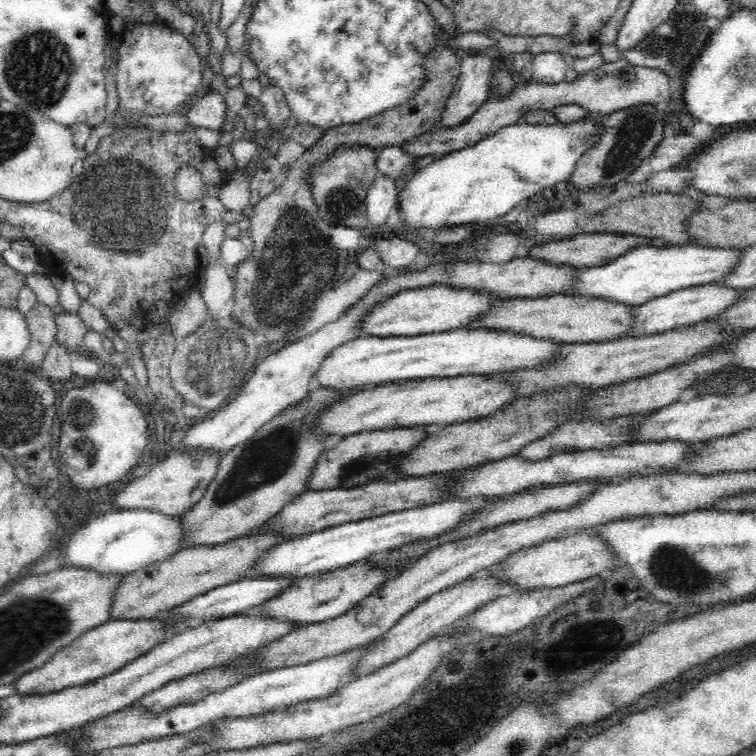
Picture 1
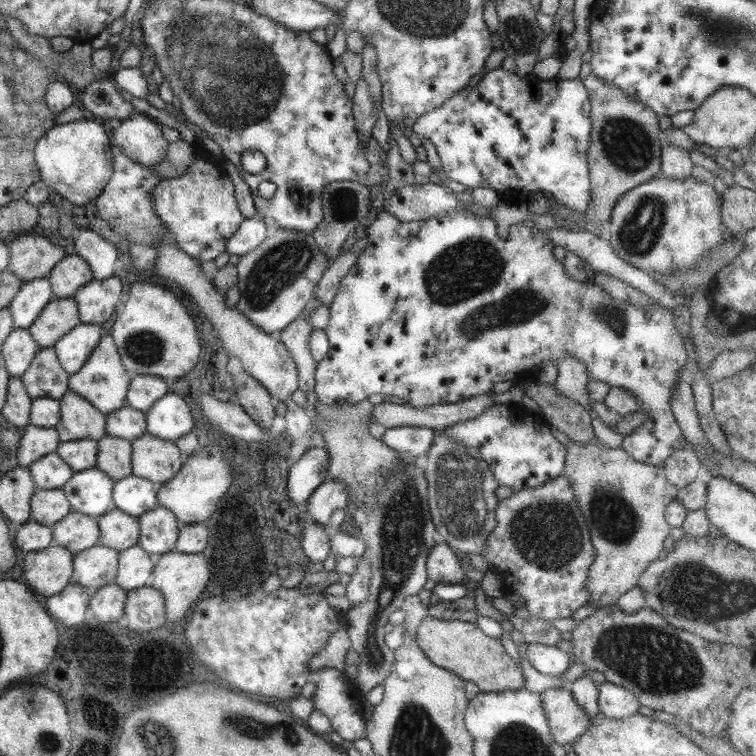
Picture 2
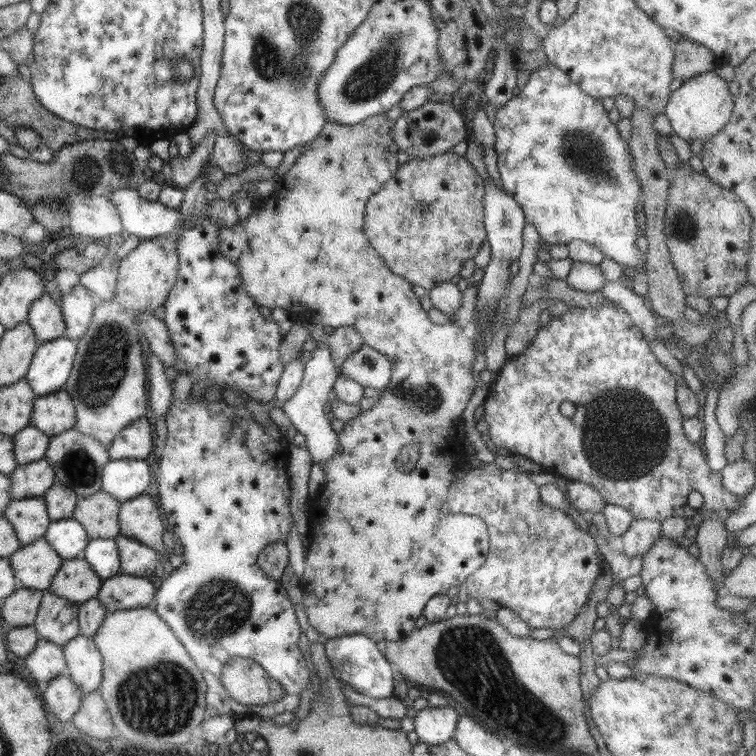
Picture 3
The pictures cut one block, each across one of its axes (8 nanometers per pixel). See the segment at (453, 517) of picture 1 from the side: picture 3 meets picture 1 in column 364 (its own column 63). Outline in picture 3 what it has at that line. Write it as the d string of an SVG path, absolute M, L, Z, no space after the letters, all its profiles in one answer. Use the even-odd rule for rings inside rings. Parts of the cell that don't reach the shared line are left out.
M71 517L51 521L42 537L62 559L81 559L82 550L90 542L85 529Z

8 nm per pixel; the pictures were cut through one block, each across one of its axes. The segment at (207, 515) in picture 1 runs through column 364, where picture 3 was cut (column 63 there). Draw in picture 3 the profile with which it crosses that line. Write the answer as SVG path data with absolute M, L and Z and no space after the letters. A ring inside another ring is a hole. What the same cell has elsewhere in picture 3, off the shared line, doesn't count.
M164 234L159 237L150 238L149 240L142 240L139 244L130 250L120 261L115 264L116 269L116 285L113 296L110 298L109 302L101 302L92 310L92 315L85 329L85 332L76 341L76 353L72 362L72 368L70 370L69 376L67 377L66 383L63 386L63 390L71 397L73 401L73 406L75 407L75 424L74 429L77 432L92 436L96 438L102 445L106 447L109 446L110 442L117 436L120 430L123 430L129 423L132 423L137 418L143 417L145 410L147 410L147 398L145 398L145 366L143 363L143 358L141 358L141 348L139 347L139 341L137 339L141 335L138 329L138 314L152 313L155 308L159 308L166 301L169 291L173 289L175 285L175 280L178 273L178 256L177 256L177 245L178 239L175 235Z

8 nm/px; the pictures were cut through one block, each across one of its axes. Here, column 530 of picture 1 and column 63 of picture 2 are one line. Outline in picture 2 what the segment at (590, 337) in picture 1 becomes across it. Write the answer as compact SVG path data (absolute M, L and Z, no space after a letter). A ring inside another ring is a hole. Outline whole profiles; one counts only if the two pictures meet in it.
M72 298L50 301L28 326L39 348L52 347L58 338L80 323L77 306Z

